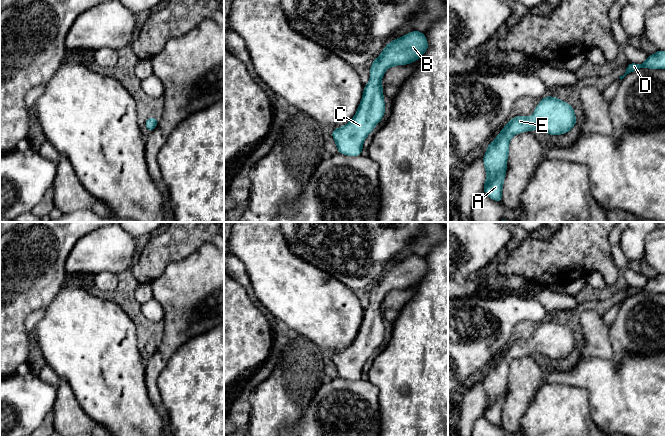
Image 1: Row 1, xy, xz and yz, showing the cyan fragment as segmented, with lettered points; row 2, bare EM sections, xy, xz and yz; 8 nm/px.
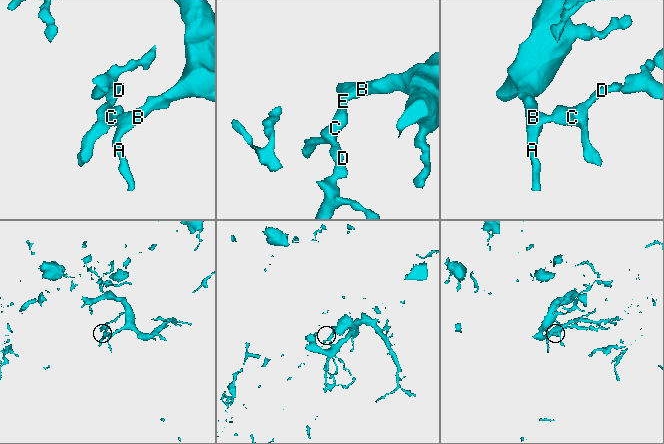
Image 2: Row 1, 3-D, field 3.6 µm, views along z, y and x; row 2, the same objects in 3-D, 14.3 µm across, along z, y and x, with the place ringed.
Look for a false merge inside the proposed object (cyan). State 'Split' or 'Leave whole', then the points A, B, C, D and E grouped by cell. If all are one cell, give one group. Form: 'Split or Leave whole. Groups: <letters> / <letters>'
Leave whole. Groups: A B C D E

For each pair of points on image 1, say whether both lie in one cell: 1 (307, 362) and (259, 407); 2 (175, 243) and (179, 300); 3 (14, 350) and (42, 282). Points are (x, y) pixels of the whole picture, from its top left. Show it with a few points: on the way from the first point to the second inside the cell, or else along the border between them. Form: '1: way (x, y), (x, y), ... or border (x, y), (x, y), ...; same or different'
1: way (295, 374), (271, 398); same
2: border (196, 249), (184, 258), (172, 261), (158, 276); different
3: way (14, 333), (14, 310), (25, 299); same

